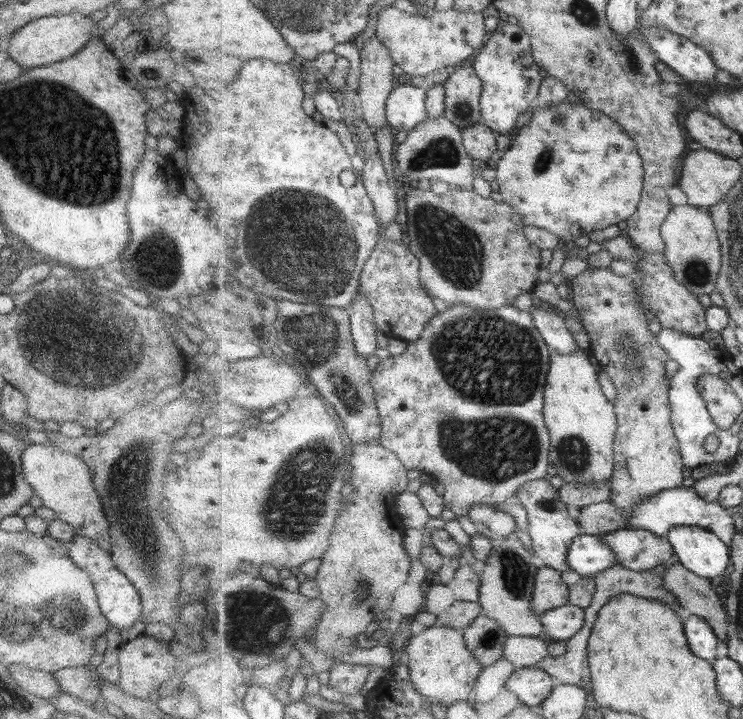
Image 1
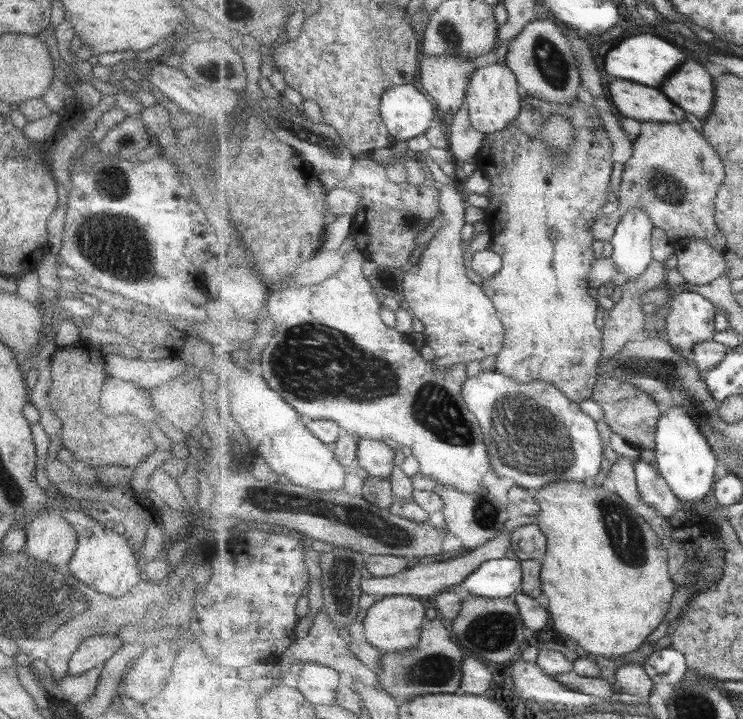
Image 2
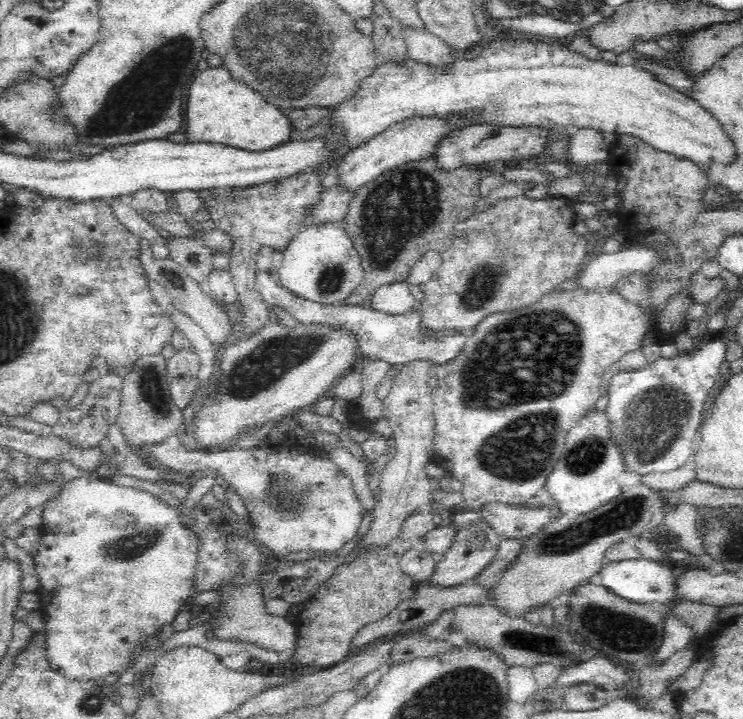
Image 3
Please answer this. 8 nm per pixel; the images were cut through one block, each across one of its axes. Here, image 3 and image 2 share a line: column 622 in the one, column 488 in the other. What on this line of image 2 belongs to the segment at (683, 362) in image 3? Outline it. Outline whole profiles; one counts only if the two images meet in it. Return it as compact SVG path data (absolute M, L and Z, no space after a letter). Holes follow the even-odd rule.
M493 370L469 377L462 395L479 419L496 476L512 478L515 484L536 493L551 483L591 481L599 474L605 445L597 421L558 386L545 380L519 384Z

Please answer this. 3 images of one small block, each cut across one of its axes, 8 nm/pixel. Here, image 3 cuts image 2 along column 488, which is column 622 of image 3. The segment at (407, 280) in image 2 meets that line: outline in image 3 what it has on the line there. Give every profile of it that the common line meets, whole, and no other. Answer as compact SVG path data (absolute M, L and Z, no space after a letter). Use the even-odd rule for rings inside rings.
M615 285L598 289L582 289L579 286L575 290L568 290L568 292L552 291L542 296L538 302L534 302L531 306L487 317L476 327L475 333L468 338L460 356L456 356L451 362L437 367L438 386L433 390L431 396L435 424L432 453L434 453L435 460L444 470L445 475L448 478L453 476L462 483L463 500L470 511L479 512L486 504L494 503L526 505L529 498L544 495L546 480L552 474L558 459L562 457L568 429L595 409L594 405L600 398L602 377L606 374L606 370L611 364L616 364L622 356L626 356L628 352L642 349L644 337L650 333L650 326L651 318L647 316L647 312L643 310L641 304L627 300ZM560 362L576 362L576 370L560 370L562 368Z

